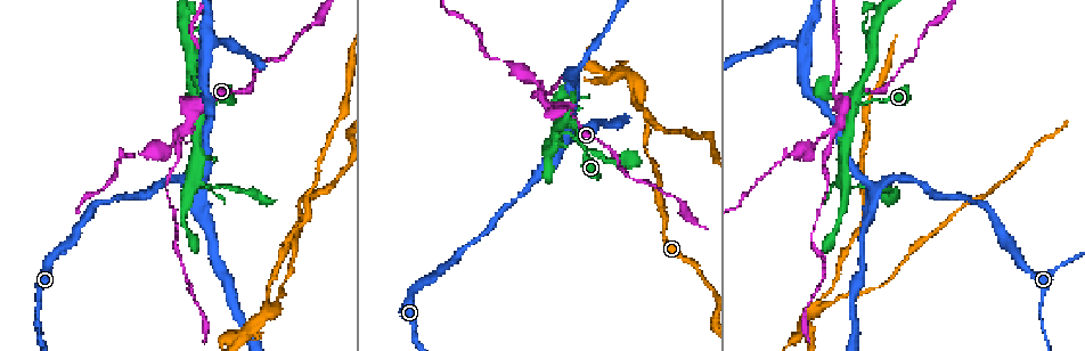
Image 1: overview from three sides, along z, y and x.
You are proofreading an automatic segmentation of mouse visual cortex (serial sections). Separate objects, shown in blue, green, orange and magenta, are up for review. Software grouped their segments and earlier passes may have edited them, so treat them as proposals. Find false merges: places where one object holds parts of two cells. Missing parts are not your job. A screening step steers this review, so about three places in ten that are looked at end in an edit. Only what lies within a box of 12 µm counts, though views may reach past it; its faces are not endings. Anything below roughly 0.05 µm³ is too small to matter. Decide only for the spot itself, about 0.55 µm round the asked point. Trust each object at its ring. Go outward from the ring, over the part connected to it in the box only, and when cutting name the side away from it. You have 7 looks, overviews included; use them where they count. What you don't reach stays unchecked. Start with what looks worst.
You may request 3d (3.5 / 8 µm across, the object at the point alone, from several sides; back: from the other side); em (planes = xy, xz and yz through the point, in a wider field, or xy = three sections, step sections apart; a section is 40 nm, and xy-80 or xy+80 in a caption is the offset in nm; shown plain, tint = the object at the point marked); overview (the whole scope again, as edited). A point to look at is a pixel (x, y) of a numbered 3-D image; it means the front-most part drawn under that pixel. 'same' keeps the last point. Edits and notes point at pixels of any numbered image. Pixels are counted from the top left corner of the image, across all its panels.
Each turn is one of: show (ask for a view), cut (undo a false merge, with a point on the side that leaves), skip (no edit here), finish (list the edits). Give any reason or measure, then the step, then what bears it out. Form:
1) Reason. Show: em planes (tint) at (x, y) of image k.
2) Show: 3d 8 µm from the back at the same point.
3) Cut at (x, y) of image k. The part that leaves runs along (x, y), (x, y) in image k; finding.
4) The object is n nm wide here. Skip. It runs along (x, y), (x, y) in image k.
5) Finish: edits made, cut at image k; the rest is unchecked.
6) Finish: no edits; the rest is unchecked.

Show: 3d 8 µm at (847, 185) of image 1.

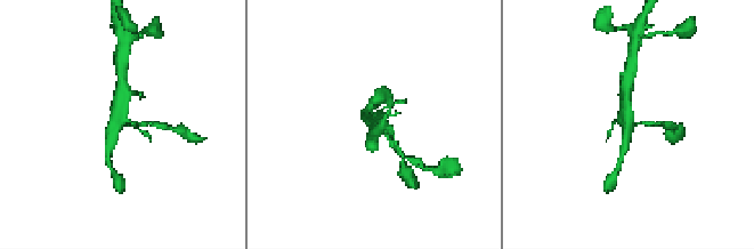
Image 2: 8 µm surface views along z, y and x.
Closer look. Show: 3d 3.5 µm at (628, 122) of image 2.

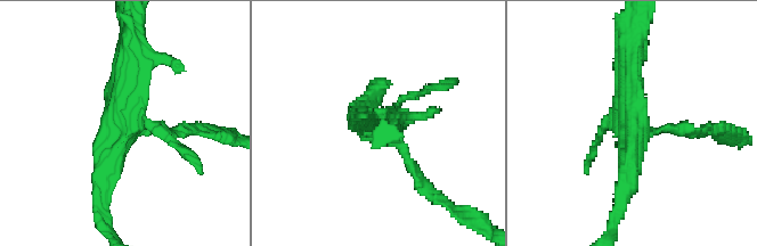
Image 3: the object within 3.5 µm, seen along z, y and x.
Show: em planes (tint) at (639, 125) of image 3.

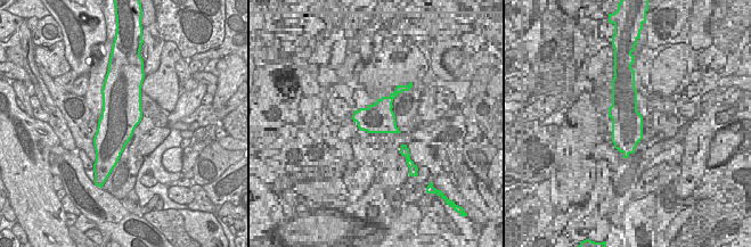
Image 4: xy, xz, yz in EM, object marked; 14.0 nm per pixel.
The object is 550 nm wide here. Skip. It runs along (631, 49), (634, 123), (696, 133) in image 3; one cell here.

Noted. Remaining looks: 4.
Branch point. Show: 3d 3.5 µm at (563, 113) of image 1.

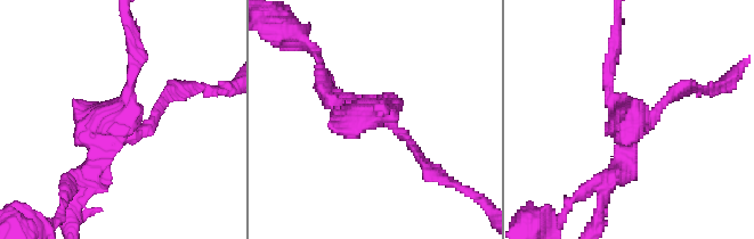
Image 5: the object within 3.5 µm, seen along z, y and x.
Shape alone is not enough. Show: em xy step 2 (tint) at (123, 128) of image 5.

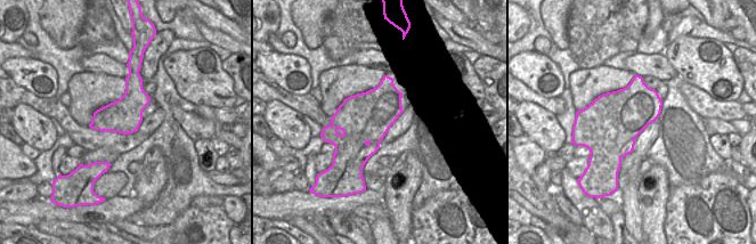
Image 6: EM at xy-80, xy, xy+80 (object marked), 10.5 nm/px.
Cut at (365, 120) of image 5. A border runs along (366, 143), (352, 161), (358, 169) in image 6; a second cell is stuck on.

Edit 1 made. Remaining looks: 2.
Finish: edits made, cut at image 5; the rest is unchecked.

